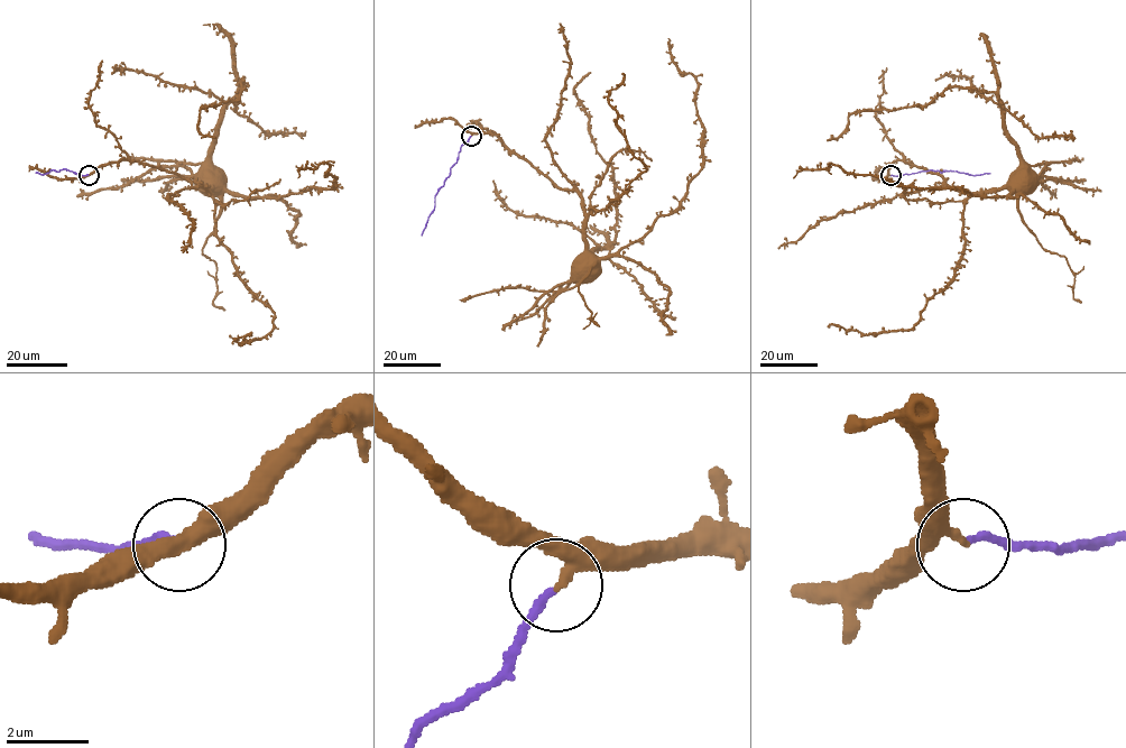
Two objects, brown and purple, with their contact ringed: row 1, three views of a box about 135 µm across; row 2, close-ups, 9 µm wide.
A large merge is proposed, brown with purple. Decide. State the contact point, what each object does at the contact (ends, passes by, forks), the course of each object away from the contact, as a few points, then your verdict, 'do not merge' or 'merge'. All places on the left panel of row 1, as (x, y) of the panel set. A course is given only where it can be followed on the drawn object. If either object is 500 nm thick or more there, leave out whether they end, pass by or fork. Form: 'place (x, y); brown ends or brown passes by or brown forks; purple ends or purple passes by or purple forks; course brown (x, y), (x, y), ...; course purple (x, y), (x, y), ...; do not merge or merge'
place (89, 175); brown passes by; purple ends; course brown (89, 175), (137, 160), (210, 193), (212, 140), (242, 81), (238, 100), (199, 112), (197, 129), (215, 137); course purple (89, 175), (65, 169), (36, 173); do not merge

